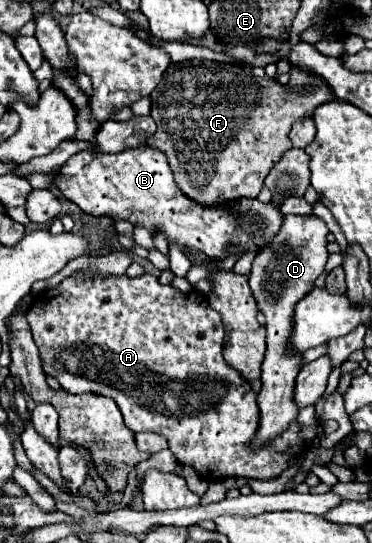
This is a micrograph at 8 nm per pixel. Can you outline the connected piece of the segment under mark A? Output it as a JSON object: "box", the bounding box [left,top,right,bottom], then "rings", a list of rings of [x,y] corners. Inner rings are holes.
{"box":[28,272,306,480],"rings":[[[76,272],[72,274],[70,278],[62,280],[58,288],[52,288],[52,290],[46,290],[44,292],[44,302],[38,300],[30,306],[28,310],[28,324],[32,328],[32,336],[34,336],[34,342],[40,350],[40,360],[42,360],[42,370],[46,376],[52,376],[60,382],[60,386],[70,392],[70,394],[84,394],[84,392],[92,392],[92,394],[100,394],[100,396],[110,396],[122,416],[124,416],[124,422],[126,426],[132,430],[132,432],[158,432],[162,436],[168,438],[168,444],[170,444],[170,450],[172,454],[176,456],[176,460],[182,464],[182,466],[192,466],[198,476],[202,478],[208,478],[208,480],[220,480],[220,478],[260,478],[260,480],[270,480],[270,478],[276,478],[280,476],[294,458],[302,456],[306,452],[306,440],[302,438],[302,432],[300,432],[300,424],[298,420],[290,422],[288,430],[284,430],[284,434],[278,434],[274,440],[268,440],[264,446],[260,448],[252,448],[252,442],[256,438],[256,432],[258,432],[258,422],[260,422],[260,410],[256,406],[256,392],[252,390],[252,386],[240,376],[240,372],[236,372],[232,366],[228,366],[222,358],[222,342],[224,342],[224,326],[222,326],[222,318],[216,310],[212,310],[208,306],[208,300],[204,294],[196,294],[194,290],[190,292],[178,292],[174,290],[172,286],[162,286],[158,284],[158,280],[152,276],[152,274],[142,274],[142,276],[136,276],[136,278],[128,278],[126,274],[124,276],[102,276],[98,272],[94,274],[86,274],[86,272]]]}

